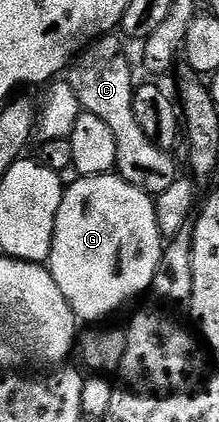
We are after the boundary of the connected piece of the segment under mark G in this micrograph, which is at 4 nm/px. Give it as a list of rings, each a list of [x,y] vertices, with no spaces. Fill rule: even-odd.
[[[117,174],[83,176],[75,181],[65,189],[56,214],[48,267],[56,286],[60,286],[60,294],[64,294],[79,321],[106,322],[129,300],[136,299],[138,295],[141,297],[149,289],[152,274],[162,257],[164,237],[158,229],[154,197],[149,192],[132,186]]]

